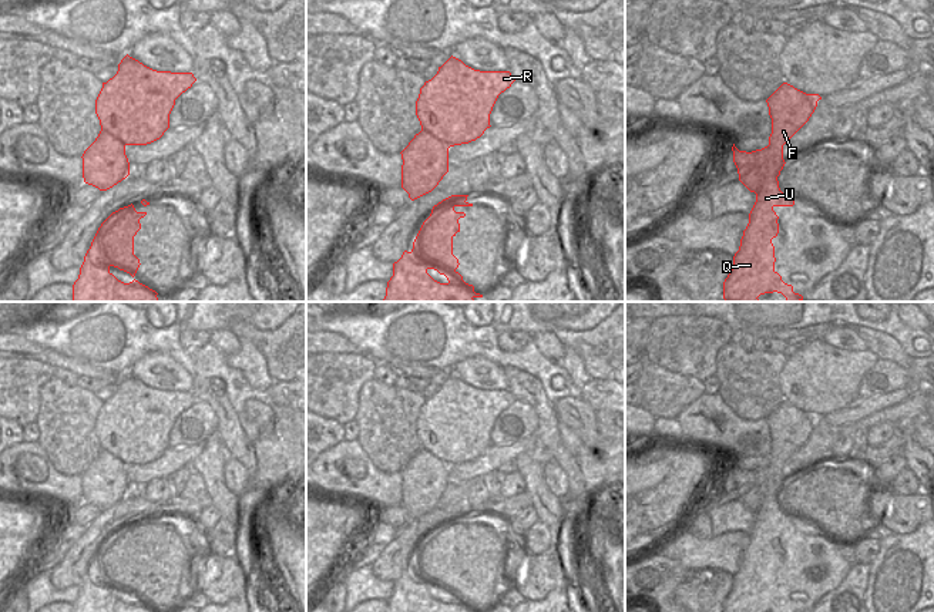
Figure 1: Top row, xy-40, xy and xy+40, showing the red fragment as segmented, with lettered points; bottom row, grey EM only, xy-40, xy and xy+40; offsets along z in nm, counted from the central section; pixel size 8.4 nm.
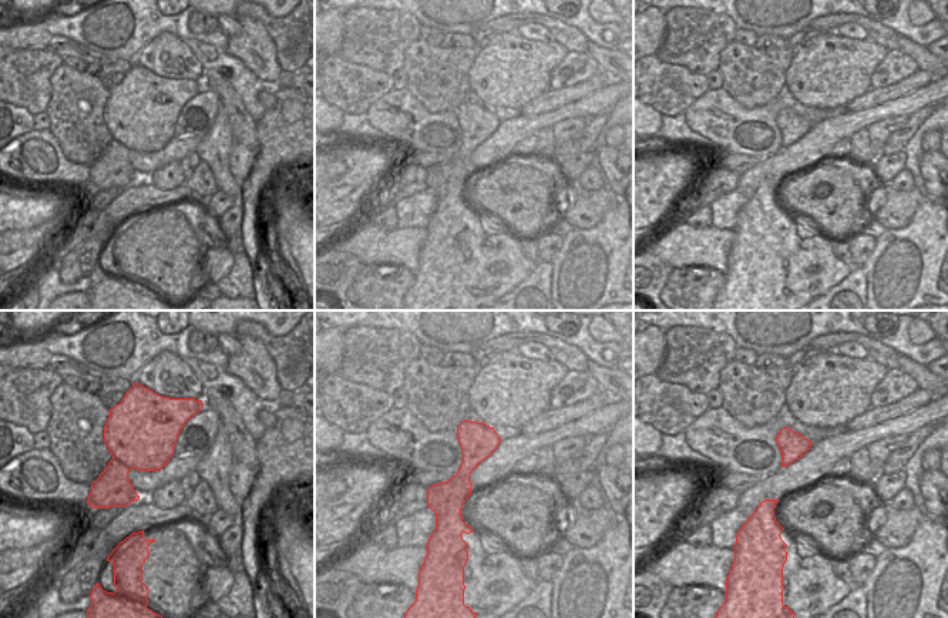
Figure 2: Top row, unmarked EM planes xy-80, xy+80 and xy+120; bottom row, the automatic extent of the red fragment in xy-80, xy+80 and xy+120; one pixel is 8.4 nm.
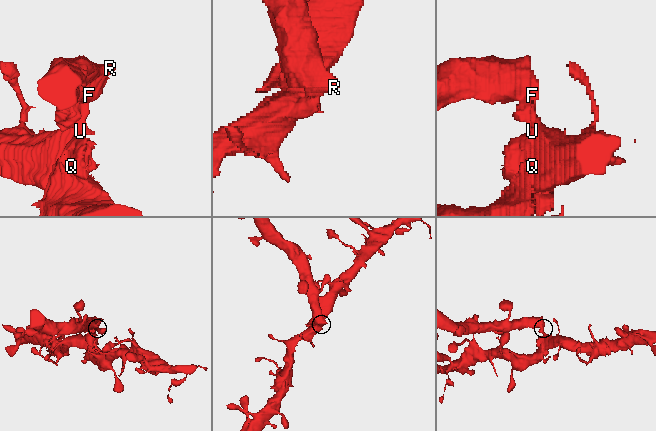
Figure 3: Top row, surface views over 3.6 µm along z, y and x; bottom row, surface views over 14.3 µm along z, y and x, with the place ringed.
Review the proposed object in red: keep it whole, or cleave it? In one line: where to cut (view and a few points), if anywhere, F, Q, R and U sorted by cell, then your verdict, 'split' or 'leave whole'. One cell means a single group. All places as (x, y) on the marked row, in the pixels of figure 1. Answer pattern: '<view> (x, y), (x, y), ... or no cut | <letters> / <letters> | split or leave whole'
xy+40 (753, 151), (755, 165), (739, 178) | F R / Q U | split

